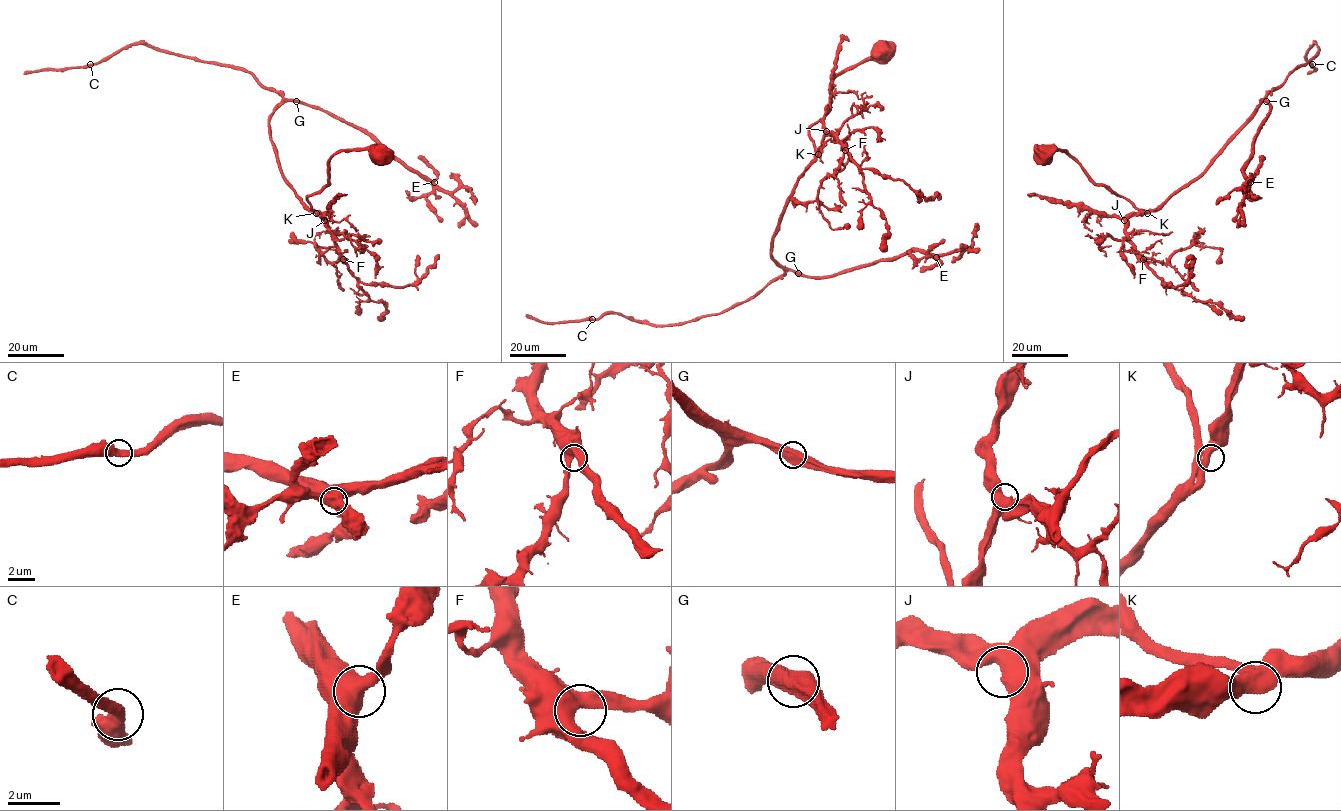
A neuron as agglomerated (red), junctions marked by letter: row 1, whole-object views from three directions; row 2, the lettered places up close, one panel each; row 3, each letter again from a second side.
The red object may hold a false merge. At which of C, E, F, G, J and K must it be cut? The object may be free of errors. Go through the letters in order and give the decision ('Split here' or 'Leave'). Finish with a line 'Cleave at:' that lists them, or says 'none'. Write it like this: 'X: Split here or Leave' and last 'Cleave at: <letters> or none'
C: Leave
E: Leave
F: Leave
G: Leave
J: Leave
K: Leave
Cleave at: none

